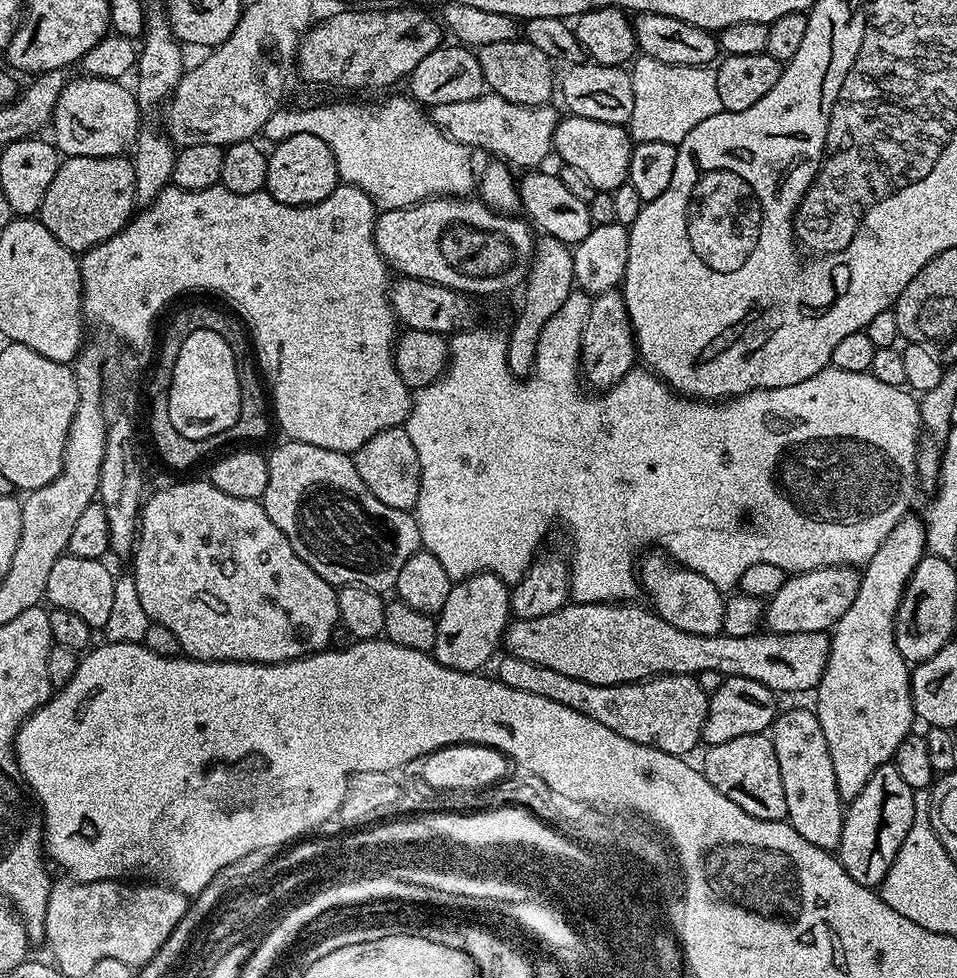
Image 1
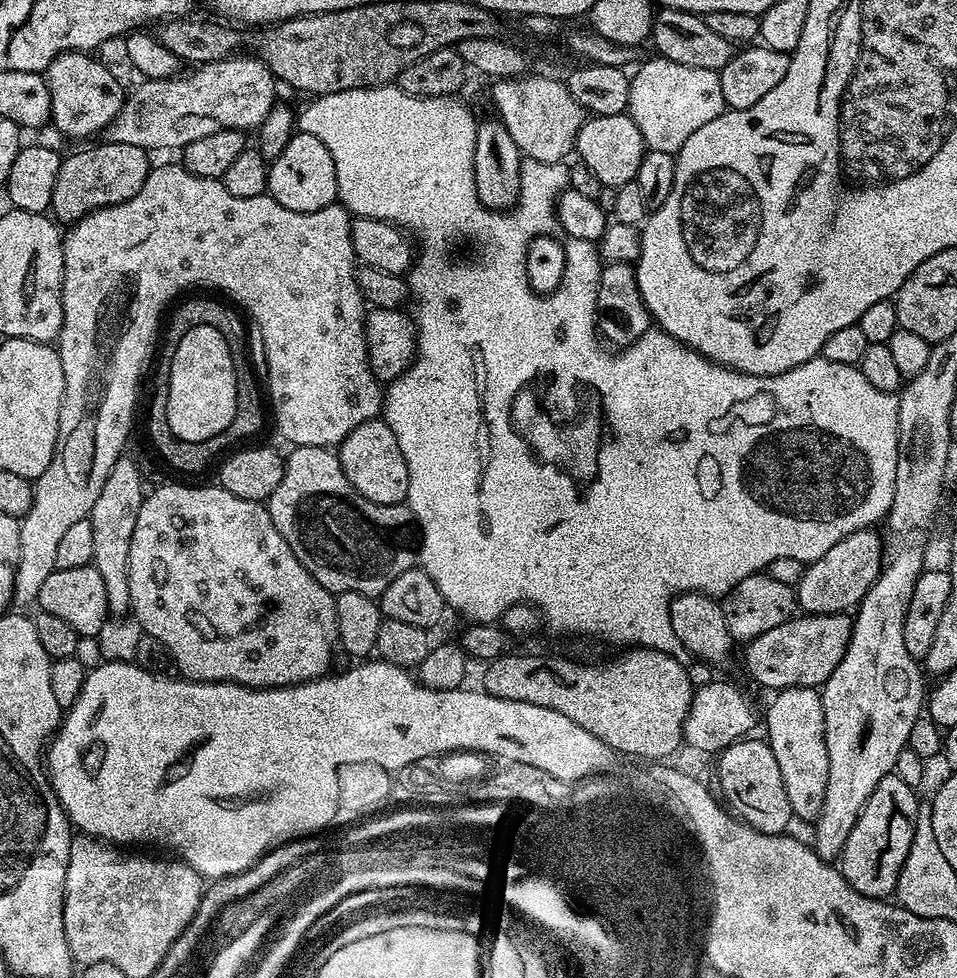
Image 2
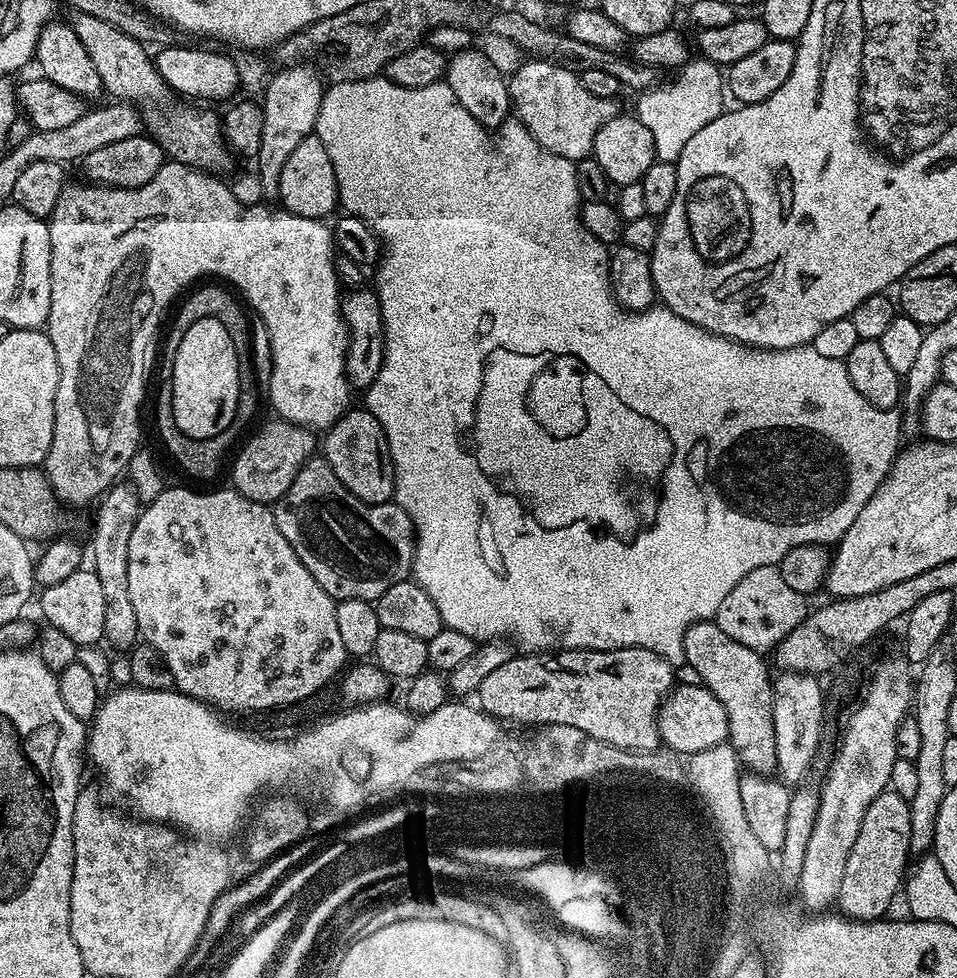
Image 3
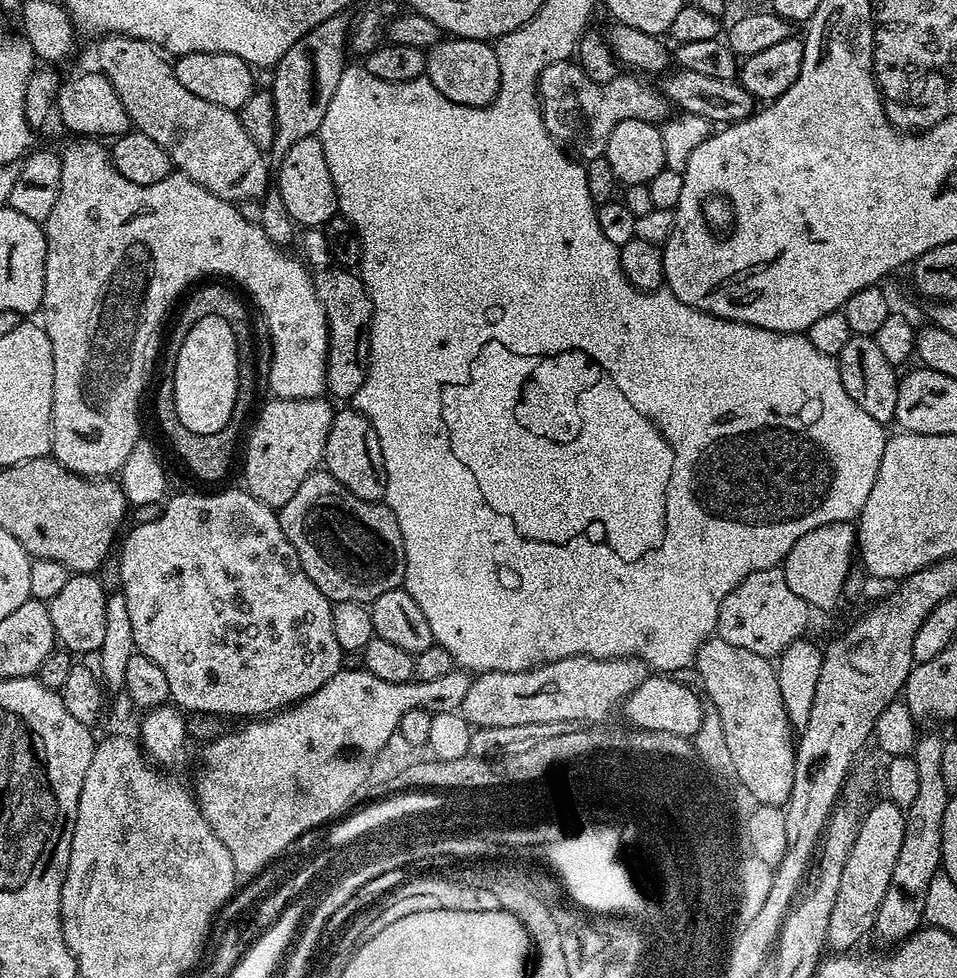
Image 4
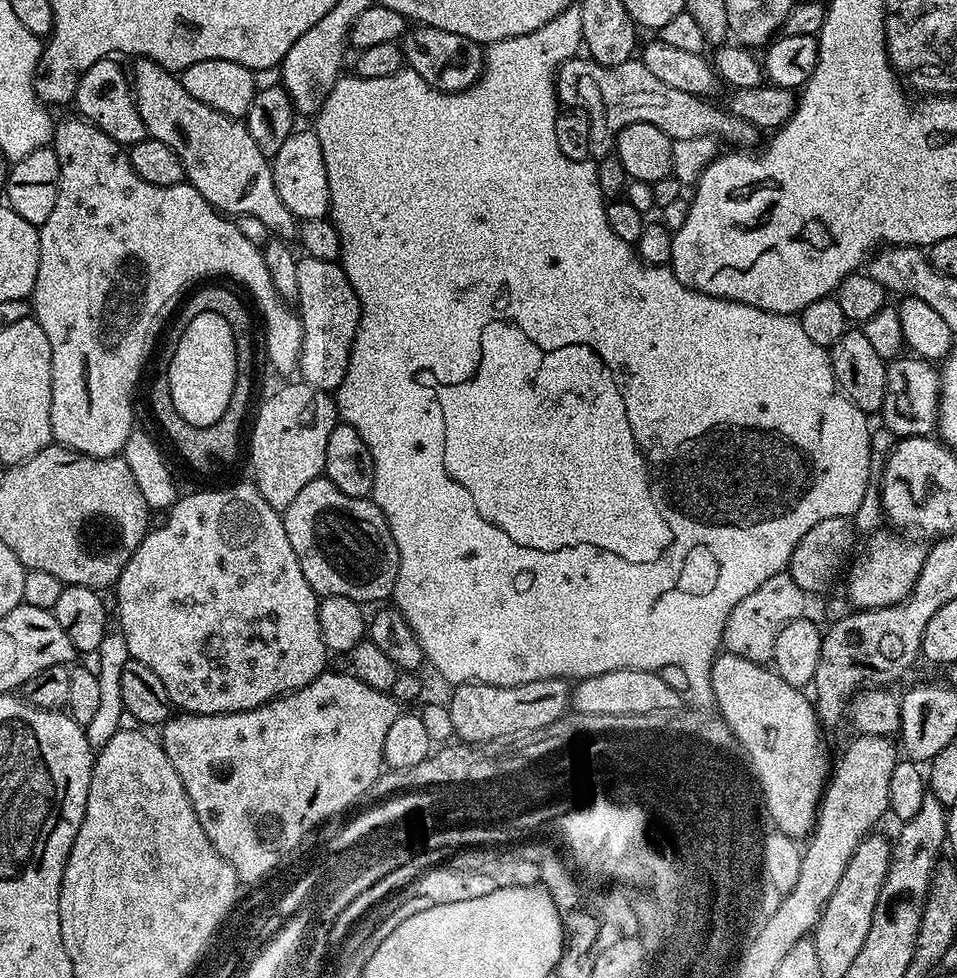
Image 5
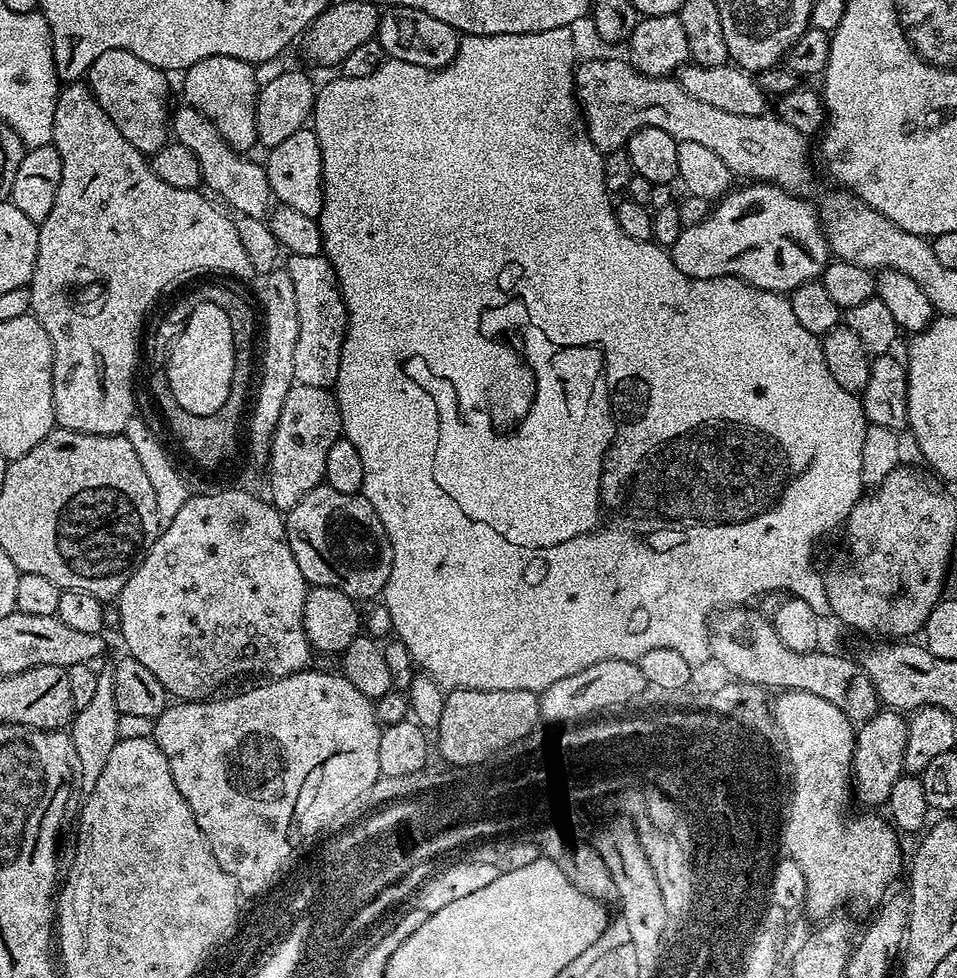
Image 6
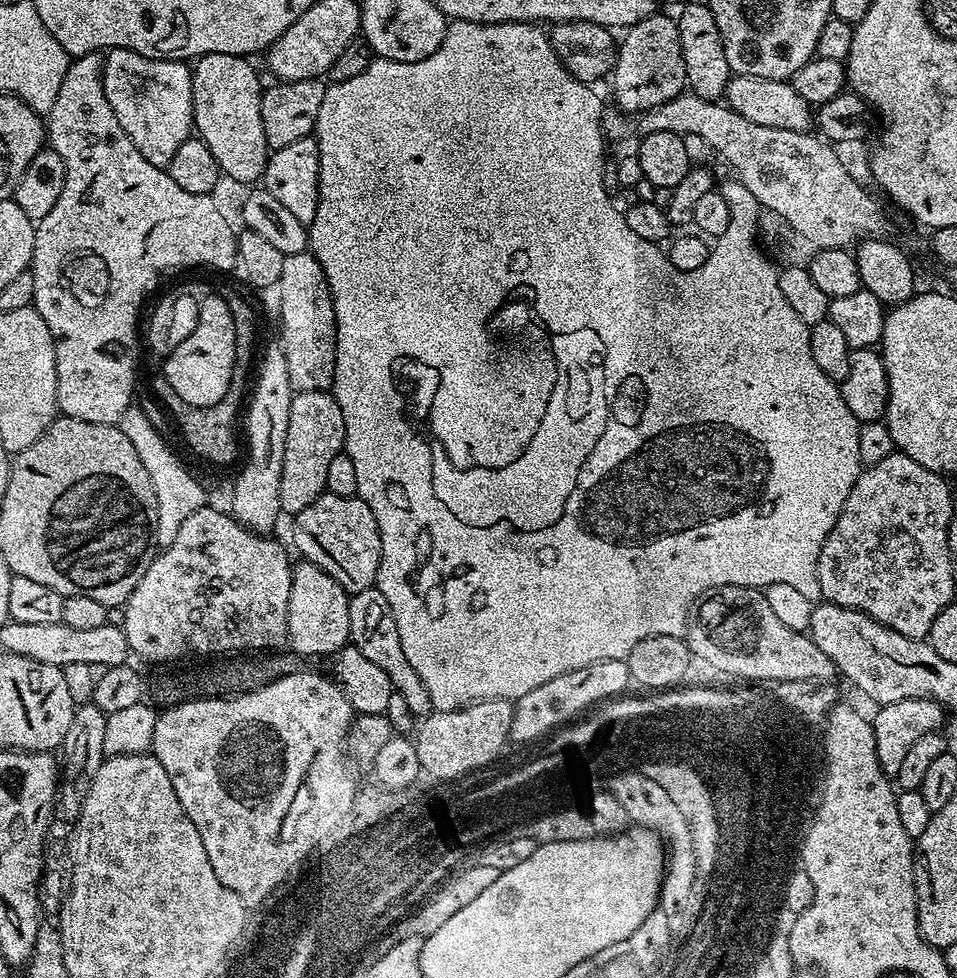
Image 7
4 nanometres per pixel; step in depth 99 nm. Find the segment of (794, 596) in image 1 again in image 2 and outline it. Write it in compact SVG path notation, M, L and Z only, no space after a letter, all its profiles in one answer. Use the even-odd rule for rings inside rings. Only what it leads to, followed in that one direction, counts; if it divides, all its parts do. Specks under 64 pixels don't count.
M860 528L842 538L842 542L830 546L822 558L811 561L803 569L800 581L794 588L799 611L809 616L825 616L855 609L870 586L874 586L885 559L884 542L879 531L876 533L872 528Z

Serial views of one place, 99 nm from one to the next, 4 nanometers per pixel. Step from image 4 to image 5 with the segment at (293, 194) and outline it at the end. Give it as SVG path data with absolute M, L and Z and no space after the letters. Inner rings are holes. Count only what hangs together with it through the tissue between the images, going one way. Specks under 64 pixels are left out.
M293 130L290 138L286 138L286 142L282 142L278 154L271 157L270 161L274 187L278 196L285 204L286 210L292 212L298 221L325 218L329 215L328 171L326 170L326 162L322 158L322 146L318 142L315 131Z

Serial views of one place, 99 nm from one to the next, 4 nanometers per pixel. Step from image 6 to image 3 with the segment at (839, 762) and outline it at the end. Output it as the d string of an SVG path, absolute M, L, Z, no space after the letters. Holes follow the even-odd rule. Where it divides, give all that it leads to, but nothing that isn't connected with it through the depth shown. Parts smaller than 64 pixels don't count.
M700 620L692 624L684 635L684 663L694 666L699 671L702 684L726 706L728 715L728 740L733 746L734 752L739 756L739 763L747 769L761 774L772 774L776 772L776 746L774 744L774 718L772 717L772 685L774 683L773 673L768 673L768 664L765 657L742 646L726 636L725 631L720 630L712 620Z

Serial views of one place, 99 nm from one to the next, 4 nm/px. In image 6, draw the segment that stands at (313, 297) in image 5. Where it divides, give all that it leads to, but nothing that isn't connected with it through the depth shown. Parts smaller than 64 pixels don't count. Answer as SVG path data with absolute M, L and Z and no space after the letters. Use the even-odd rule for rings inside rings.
M289 255L286 267L294 282L294 302L298 302L298 346L294 346L294 381L306 386L331 389L338 378L342 342L348 329L348 311L328 257Z

